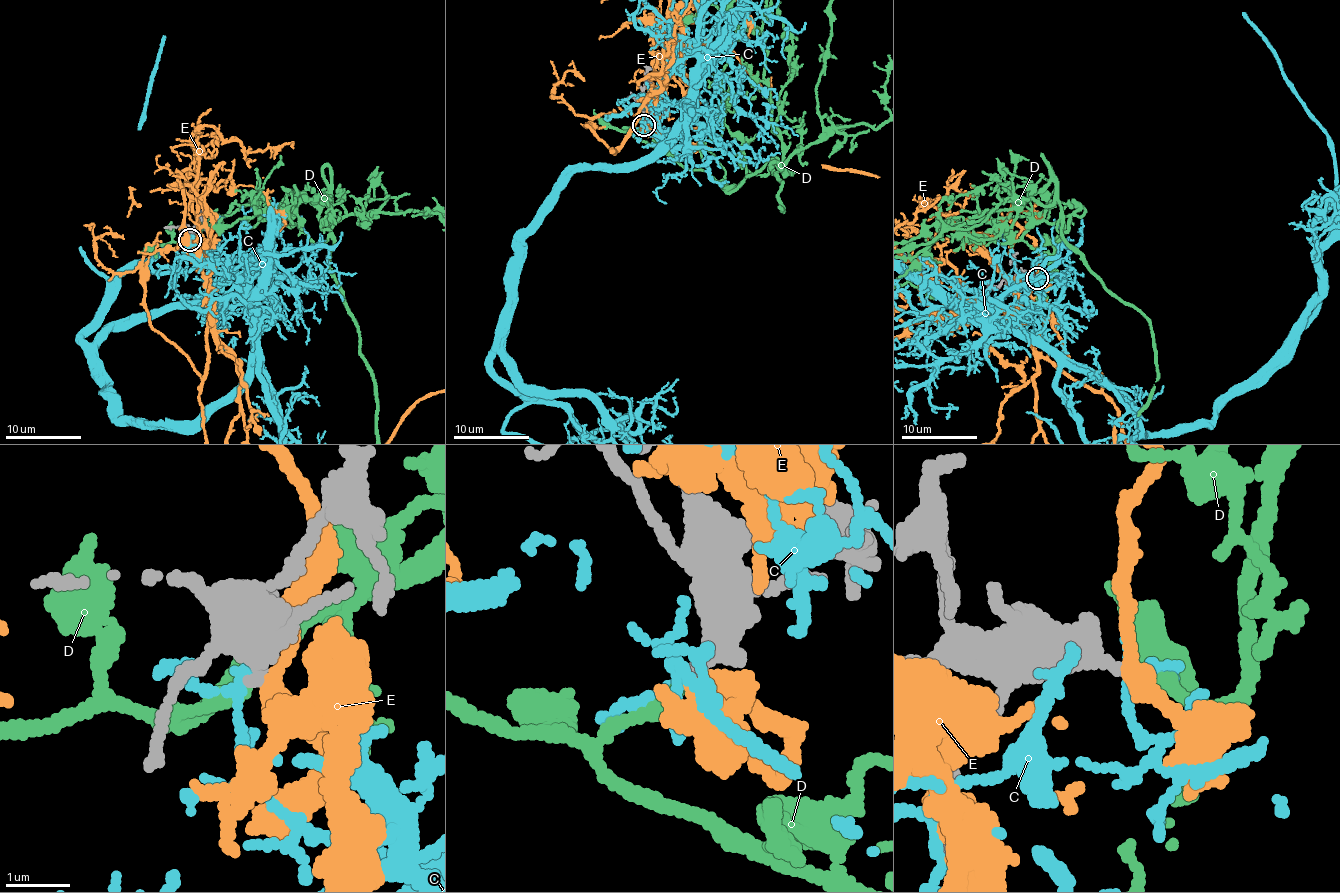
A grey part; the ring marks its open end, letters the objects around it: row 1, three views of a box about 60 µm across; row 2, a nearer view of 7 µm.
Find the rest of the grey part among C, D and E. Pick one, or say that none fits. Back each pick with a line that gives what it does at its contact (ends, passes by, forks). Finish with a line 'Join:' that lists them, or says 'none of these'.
D: it ends
Join: D

